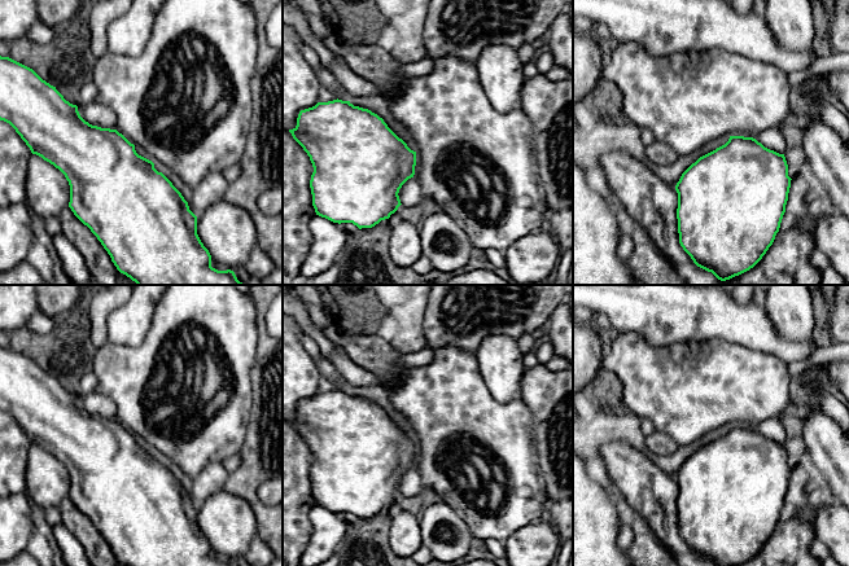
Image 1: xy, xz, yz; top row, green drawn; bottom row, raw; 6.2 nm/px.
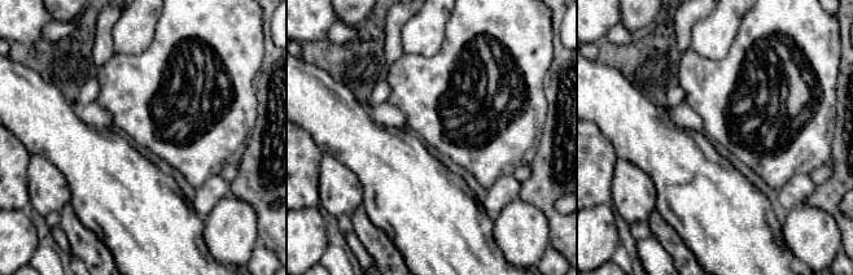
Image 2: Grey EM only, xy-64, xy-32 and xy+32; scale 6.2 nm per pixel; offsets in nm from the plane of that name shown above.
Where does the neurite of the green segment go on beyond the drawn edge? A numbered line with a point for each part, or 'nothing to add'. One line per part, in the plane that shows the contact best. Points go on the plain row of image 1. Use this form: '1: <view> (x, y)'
nothing to add

